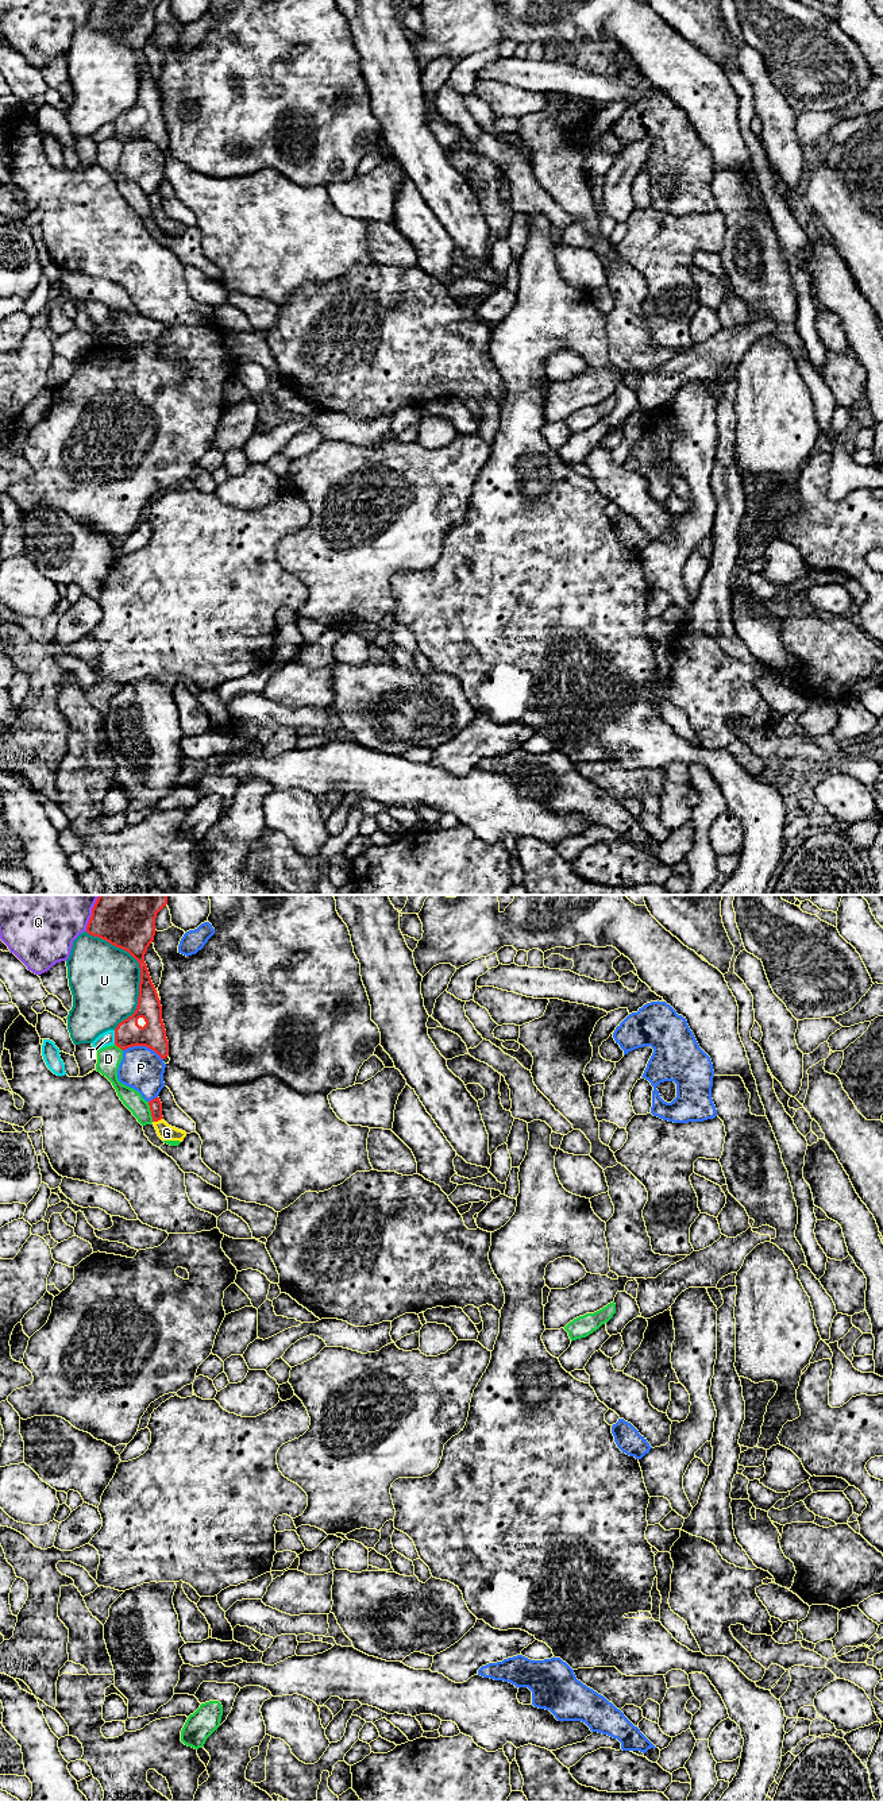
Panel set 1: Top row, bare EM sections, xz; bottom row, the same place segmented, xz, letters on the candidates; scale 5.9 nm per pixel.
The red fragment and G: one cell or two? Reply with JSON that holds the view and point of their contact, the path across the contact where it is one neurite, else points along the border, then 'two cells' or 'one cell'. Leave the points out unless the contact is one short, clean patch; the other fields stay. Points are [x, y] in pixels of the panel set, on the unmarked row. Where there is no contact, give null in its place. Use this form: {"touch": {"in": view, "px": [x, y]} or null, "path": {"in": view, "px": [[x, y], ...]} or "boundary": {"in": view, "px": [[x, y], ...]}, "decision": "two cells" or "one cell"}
{"touch": {"in": "xz", "px": [157, 213]}, "path": {"in": "xz", "px": [[155, 199], [157, 213], [166, 226]]}, "decision": "one cell"}

